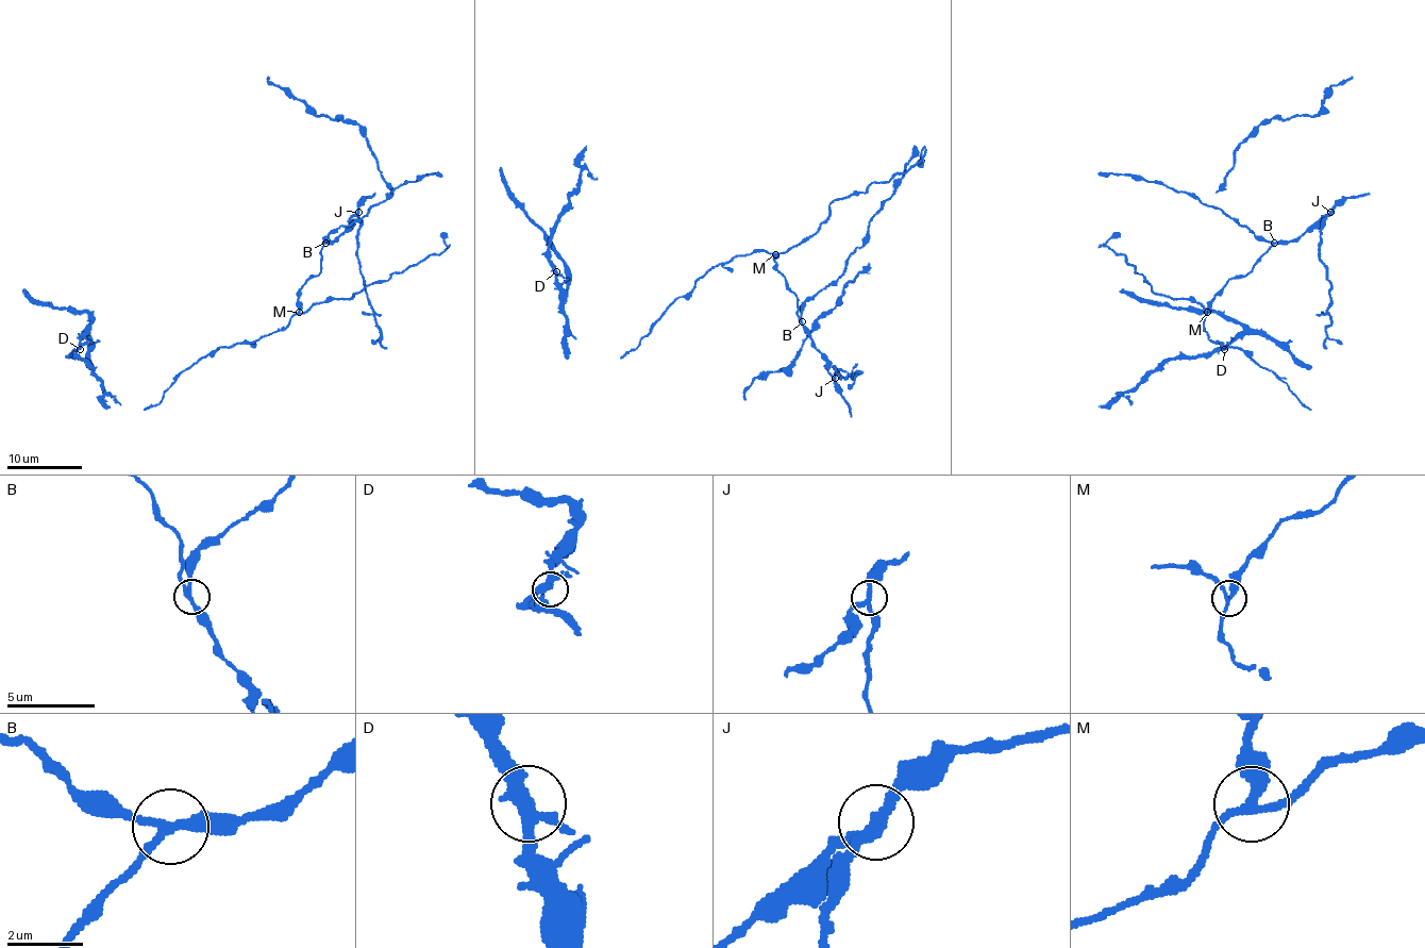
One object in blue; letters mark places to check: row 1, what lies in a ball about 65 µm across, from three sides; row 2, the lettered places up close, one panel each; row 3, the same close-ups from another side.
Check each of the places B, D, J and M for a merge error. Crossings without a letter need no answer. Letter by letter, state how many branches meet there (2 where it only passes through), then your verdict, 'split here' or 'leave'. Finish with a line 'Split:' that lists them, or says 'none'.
B: 3 branches meet; leave
D: 3 branches meet; leave
J: 3 branches meet; split here
M: 3 branches meet; split here
Split: J, M

